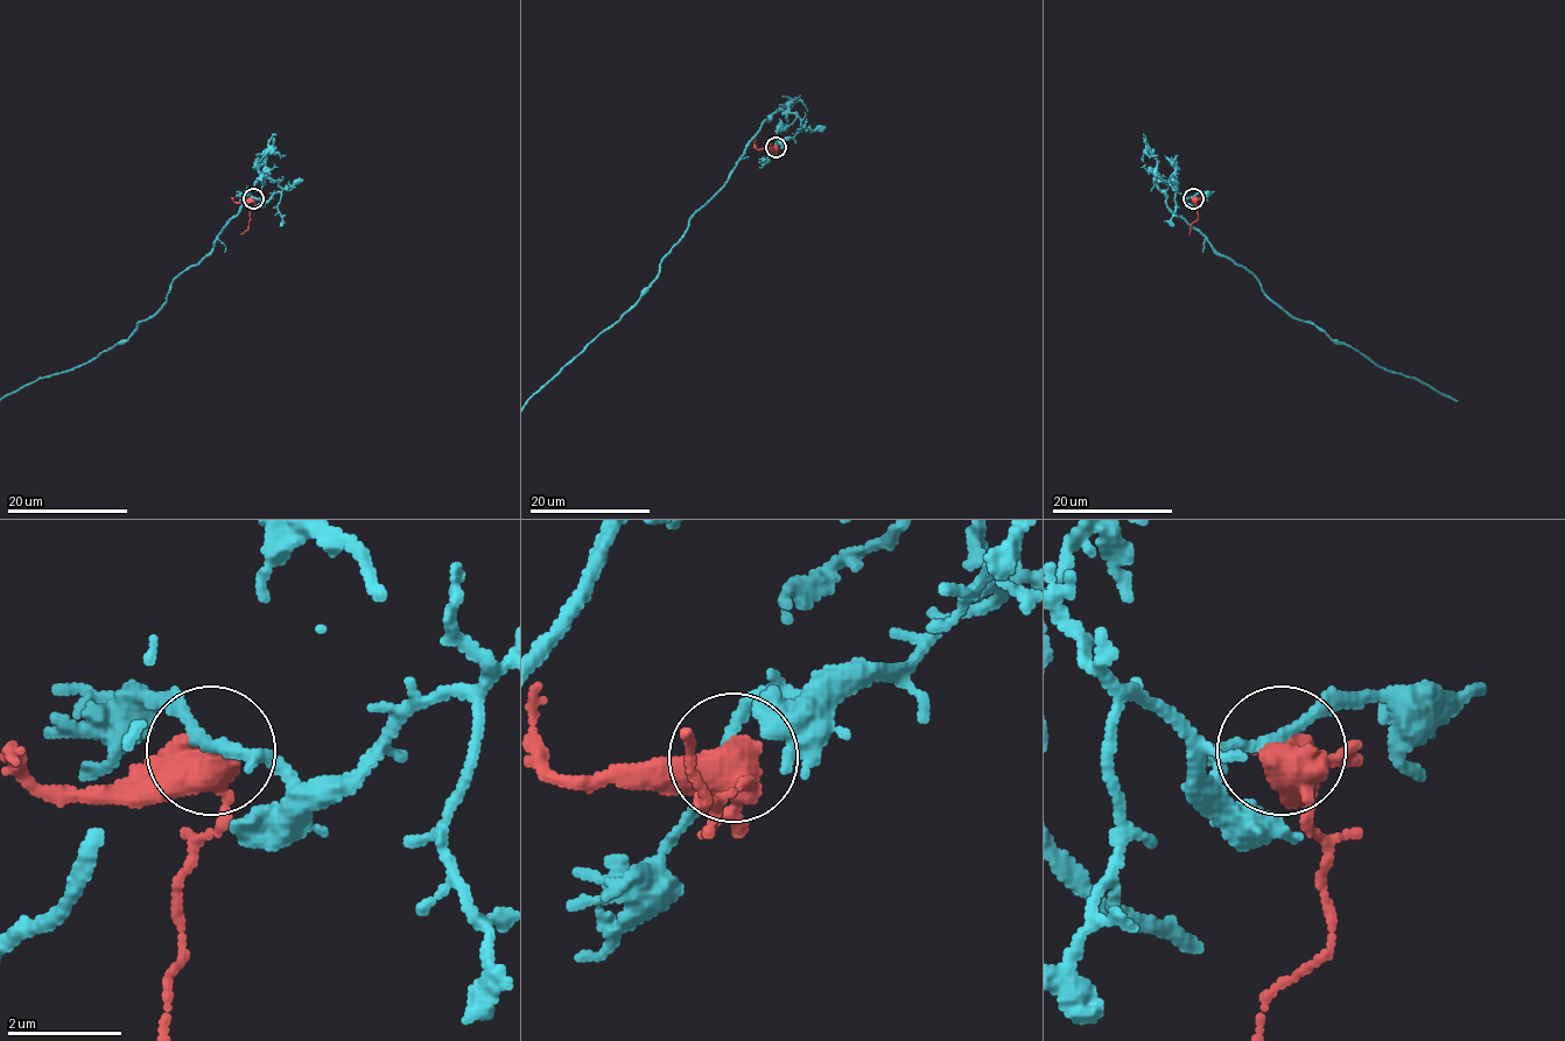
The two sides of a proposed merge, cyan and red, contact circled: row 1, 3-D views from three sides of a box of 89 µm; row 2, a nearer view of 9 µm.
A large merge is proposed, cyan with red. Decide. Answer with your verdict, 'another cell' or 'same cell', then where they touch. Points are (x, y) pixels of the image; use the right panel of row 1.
another cell; at (1193, 198)

